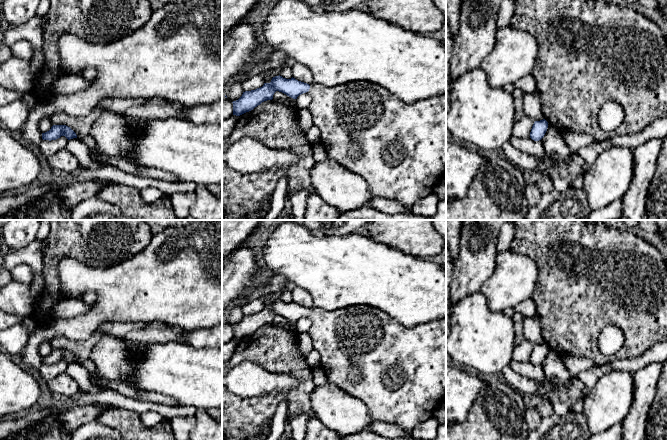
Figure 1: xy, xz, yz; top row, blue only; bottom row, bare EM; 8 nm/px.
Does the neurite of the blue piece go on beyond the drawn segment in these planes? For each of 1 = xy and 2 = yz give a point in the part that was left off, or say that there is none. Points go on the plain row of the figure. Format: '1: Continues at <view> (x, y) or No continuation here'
1: No continuation here
2: No continuation here

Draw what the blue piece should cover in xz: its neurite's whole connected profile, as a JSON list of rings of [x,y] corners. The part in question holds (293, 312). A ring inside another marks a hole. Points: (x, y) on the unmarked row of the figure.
[[[279,299],[260,312],[243,316],[238,324],[232,326],[233,339],[240,340],[262,326],[272,324],[276,315],[293,323],[306,316],[310,318],[312,325],[308,334],[314,350],[320,354],[328,381],[349,396],[363,401],[374,421],[394,424],[410,434],[415,426],[433,417],[435,409],[446,399],[446,319],[405,327],[374,307],[357,305],[329,311],[315,306],[309,309],[293,301],[286,303]]]

